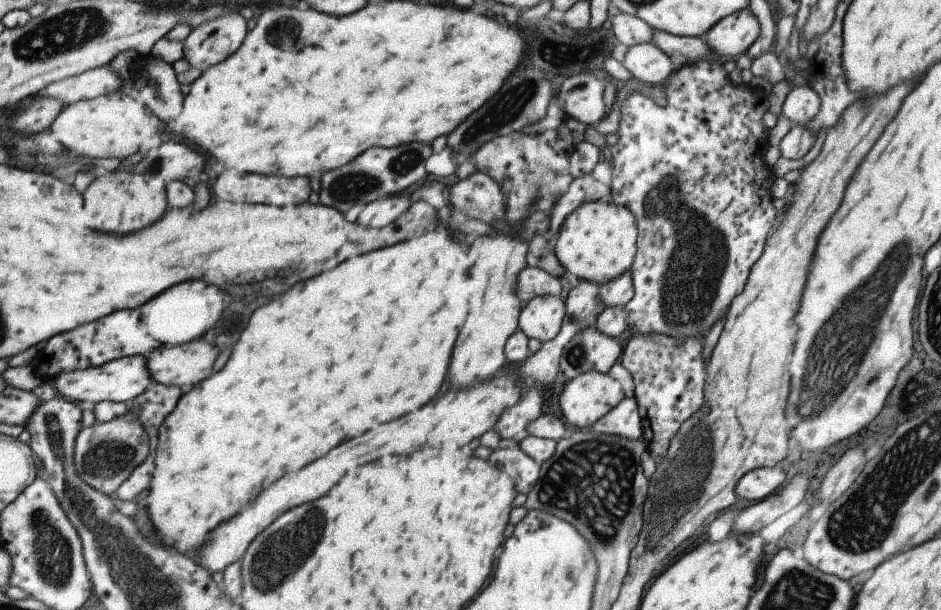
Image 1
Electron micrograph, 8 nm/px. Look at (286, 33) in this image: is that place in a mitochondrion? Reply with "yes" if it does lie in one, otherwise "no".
yes

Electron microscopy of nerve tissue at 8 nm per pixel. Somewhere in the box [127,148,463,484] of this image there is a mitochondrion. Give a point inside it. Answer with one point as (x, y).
(345, 189)

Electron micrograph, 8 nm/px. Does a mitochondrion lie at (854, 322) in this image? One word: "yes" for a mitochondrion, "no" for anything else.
yes

